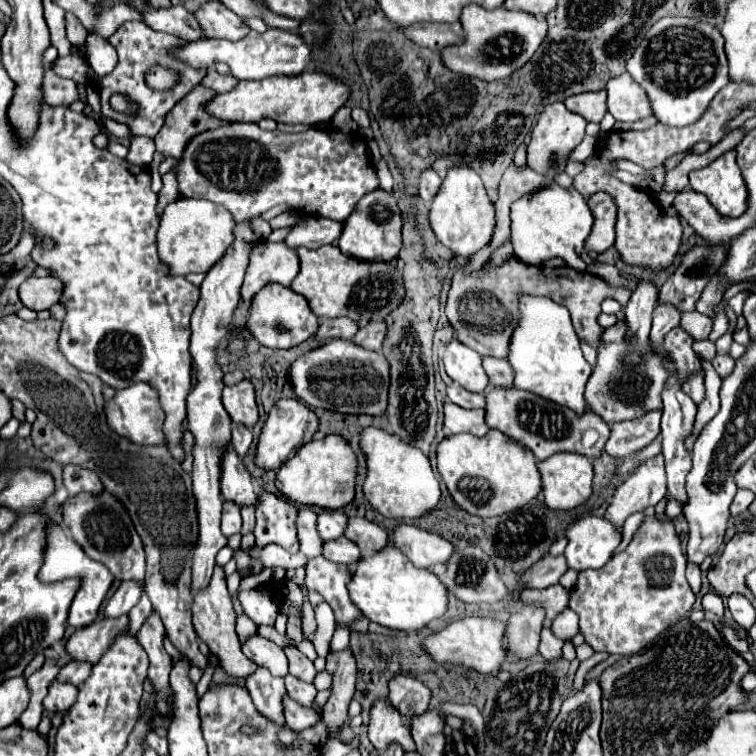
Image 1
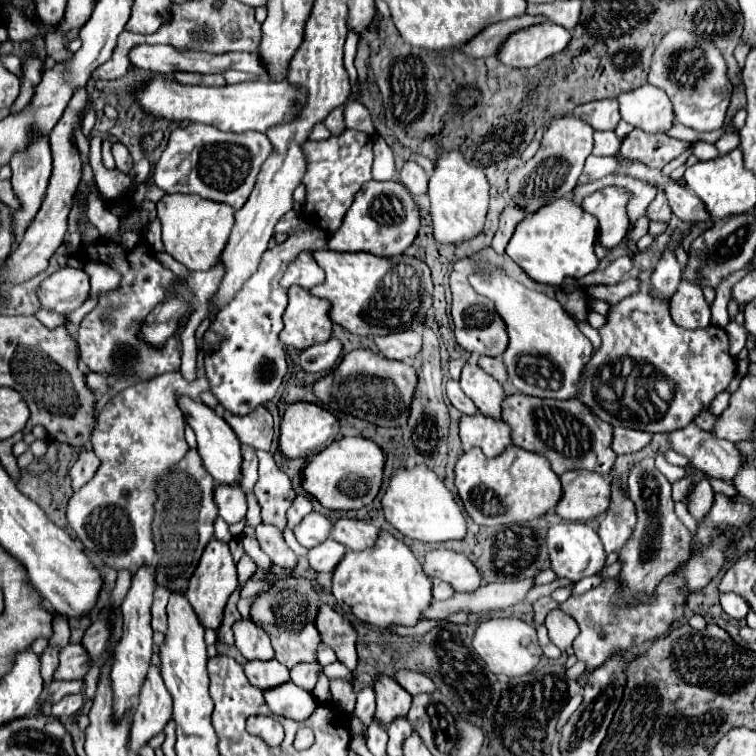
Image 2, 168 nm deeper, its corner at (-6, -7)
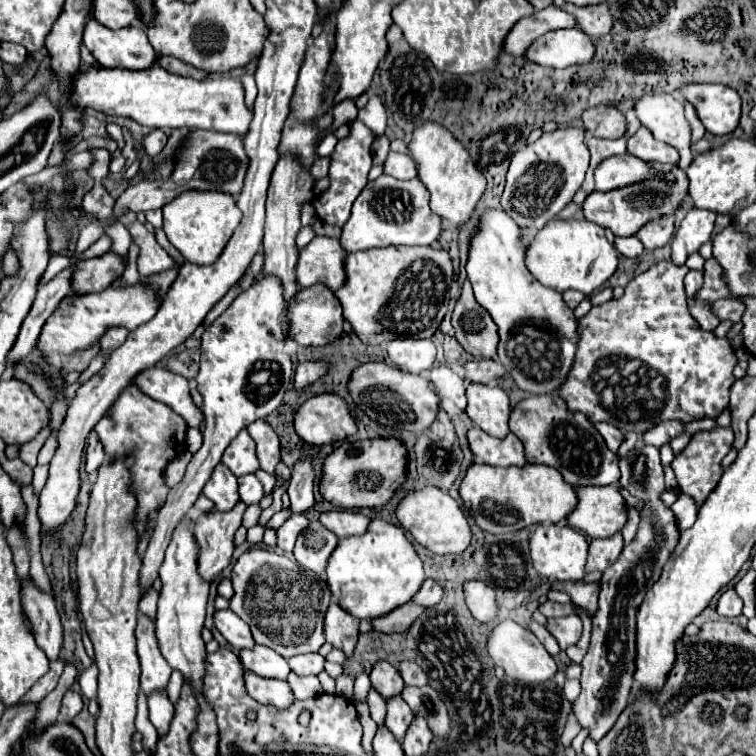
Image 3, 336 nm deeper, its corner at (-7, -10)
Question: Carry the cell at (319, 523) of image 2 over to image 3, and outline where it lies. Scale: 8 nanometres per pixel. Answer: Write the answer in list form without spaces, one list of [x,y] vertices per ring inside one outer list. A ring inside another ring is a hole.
[[[294,514],[290,516],[280,528],[278,528],[278,548],[286,554],[294,550],[296,538],[310,526],[310,520],[304,514]]]

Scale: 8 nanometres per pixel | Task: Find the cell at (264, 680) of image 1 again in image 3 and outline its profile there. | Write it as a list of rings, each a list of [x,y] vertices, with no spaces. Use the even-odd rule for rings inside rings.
[[[258,644],[254,646],[254,650],[240,652],[240,662],[246,670],[250,670],[262,678],[286,680],[290,674],[290,666],[280,654],[276,654],[274,650],[266,648],[266,646],[258,646]]]

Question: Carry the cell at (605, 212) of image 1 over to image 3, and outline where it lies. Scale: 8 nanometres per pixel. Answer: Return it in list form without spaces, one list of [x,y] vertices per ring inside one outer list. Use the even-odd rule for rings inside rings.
[[[680,168],[672,170],[672,176],[674,176],[674,182],[658,180],[652,184],[642,182],[642,184],[634,184],[634,186],[626,186],[626,188],[618,188],[610,192],[592,192],[582,204],[582,214],[586,220],[596,222],[598,226],[614,232],[614,236],[634,236],[638,228],[646,224],[648,218],[660,218],[662,214],[674,214],[678,204],[684,200],[688,192],[688,178]]]

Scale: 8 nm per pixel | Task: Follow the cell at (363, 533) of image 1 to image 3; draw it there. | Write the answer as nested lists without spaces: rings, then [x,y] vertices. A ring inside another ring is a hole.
[[[334,510],[334,512],[320,514],[320,522],[324,528],[334,532],[342,540],[348,536],[364,534],[370,524],[370,518],[356,512],[348,512],[348,510]]]

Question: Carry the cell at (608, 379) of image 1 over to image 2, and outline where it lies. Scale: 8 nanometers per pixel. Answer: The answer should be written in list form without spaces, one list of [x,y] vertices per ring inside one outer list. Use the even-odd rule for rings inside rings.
[[[653,269],[641,271],[637,277],[639,291],[609,307],[605,325],[597,329],[601,347],[593,351],[589,363],[585,365],[577,399],[613,427],[667,433],[689,425],[697,413],[709,407],[715,395],[727,389],[737,371],[737,361],[729,355],[729,337],[725,329],[711,325],[705,329],[685,329],[673,323],[669,299],[659,299],[651,293],[651,273]]]

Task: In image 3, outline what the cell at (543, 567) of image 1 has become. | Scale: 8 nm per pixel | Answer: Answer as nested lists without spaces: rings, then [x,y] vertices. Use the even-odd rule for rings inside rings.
[[[406,602],[406,606],[400,606],[398,610],[386,614],[386,618],[376,618],[372,622],[372,626],[374,626],[374,630],[384,632],[384,634],[406,632],[424,610],[426,608],[420,606],[420,604],[416,604],[416,602]]]

